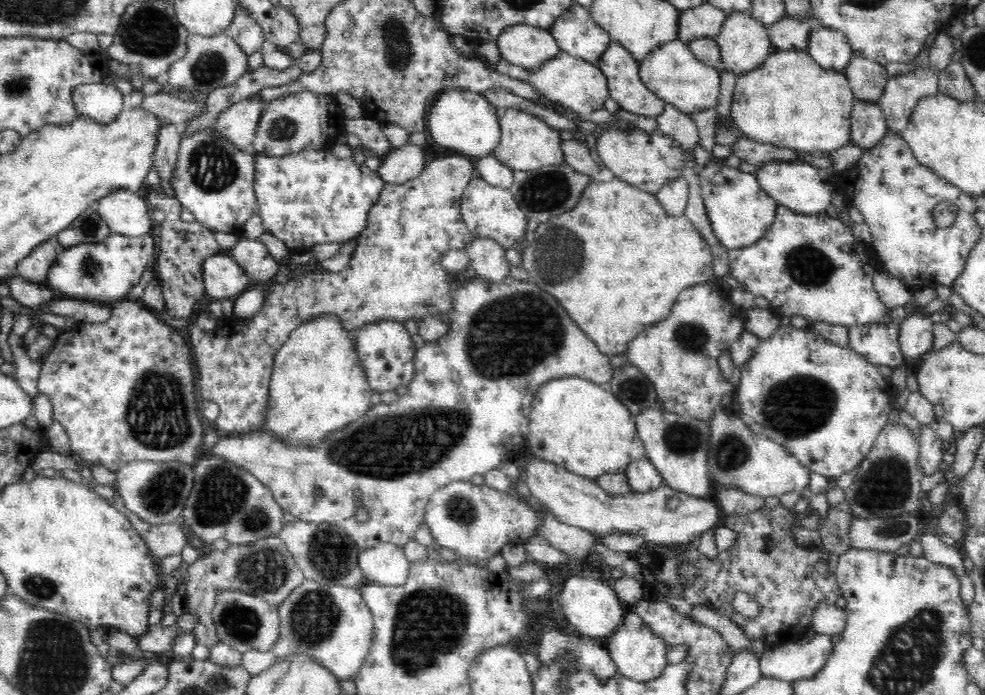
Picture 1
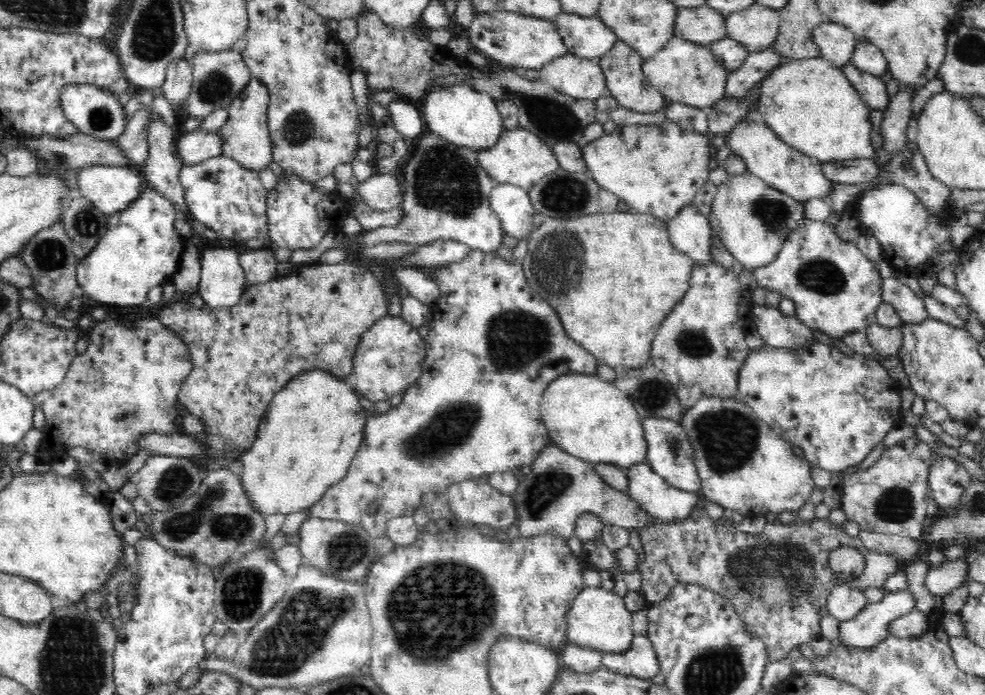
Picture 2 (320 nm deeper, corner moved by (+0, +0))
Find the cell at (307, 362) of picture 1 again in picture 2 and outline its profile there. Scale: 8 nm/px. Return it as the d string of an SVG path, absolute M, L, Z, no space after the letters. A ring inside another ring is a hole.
M319 367L298 372L272 396L258 424L256 440L240 456L243 464L241 483L262 516L305 512L320 500L320 496L324 496L330 486L346 476L352 458L362 445L363 430L371 415L364 410L360 396L348 378L335 376Z

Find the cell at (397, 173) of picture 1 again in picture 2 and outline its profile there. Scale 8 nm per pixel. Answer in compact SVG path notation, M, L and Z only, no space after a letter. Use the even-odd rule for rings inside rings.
M375 172L365 182L358 183L352 191L362 197L365 205L380 212L402 208L402 202L404 202L404 194L400 192L400 183L394 174Z

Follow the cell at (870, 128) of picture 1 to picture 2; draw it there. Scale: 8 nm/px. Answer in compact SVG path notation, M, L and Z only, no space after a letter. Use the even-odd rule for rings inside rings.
M851 62L840 68L852 86L858 91L860 98L870 110L886 110L889 96L886 93L885 81L881 77L869 75L868 72L859 71Z

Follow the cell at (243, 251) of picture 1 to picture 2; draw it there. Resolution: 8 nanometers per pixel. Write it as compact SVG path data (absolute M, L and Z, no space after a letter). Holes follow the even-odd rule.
M268 248L250 249L239 254L239 263L245 270L245 279L248 285L268 282L277 276L274 251Z

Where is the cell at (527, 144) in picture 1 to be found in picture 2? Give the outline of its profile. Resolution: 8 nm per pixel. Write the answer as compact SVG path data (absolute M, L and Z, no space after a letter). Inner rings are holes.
M520 126L514 128L514 130L505 129L500 134L500 140L498 140L496 146L480 149L476 153L479 165L490 179L499 184L514 184L528 192L544 176L550 175L560 168L548 143L536 136L536 133Z

